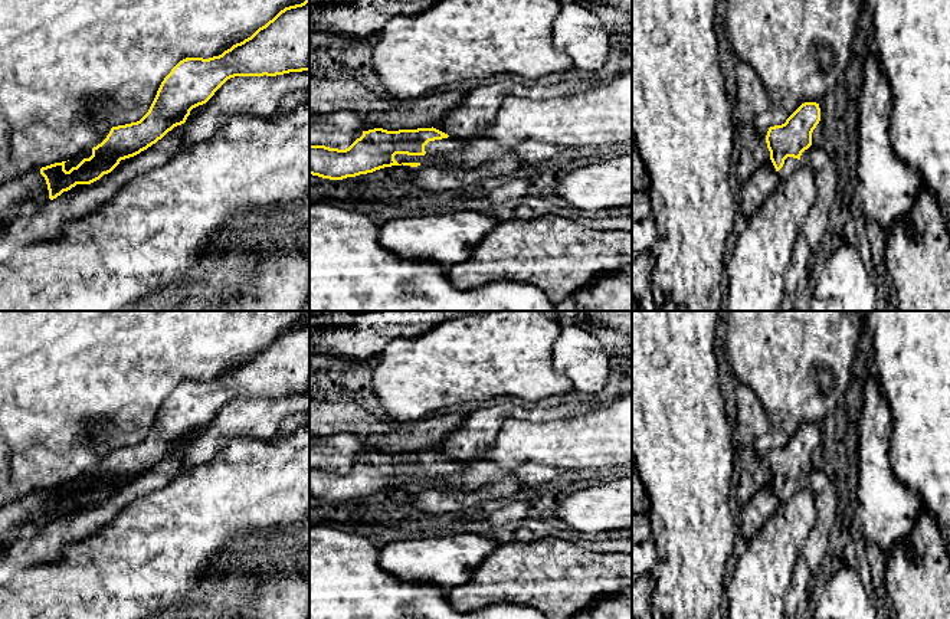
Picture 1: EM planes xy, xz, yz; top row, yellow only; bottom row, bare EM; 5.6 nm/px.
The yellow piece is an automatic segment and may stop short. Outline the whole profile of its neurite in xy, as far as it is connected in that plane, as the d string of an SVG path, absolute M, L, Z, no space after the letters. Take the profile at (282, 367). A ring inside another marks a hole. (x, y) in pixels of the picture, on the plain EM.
M309 321L281 333L250 360L209 381L186 380L161 405L148 435L137 445L112 449L107 461L92 471L92 478L76 489L65 492L65 485L33 491L17 502L0 508L0 548L10 530L26 524L46 527L76 507L91 507L111 495L121 482L134 479L161 462L174 449L186 445L190 433L206 426L214 415L235 399L276 399L289 394L309 394Z

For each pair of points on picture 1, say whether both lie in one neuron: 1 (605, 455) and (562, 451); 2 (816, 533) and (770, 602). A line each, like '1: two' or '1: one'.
1: one
2: two

